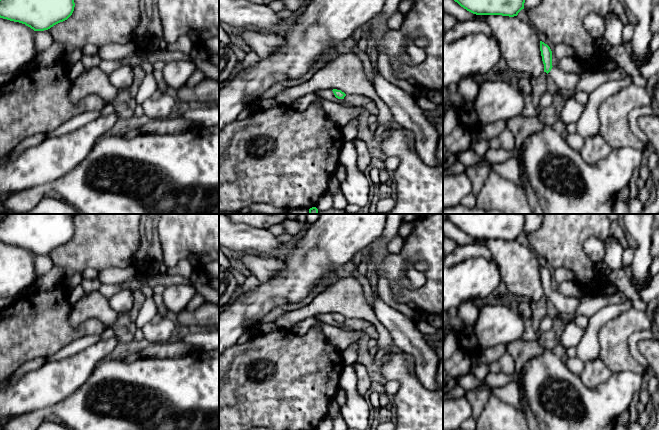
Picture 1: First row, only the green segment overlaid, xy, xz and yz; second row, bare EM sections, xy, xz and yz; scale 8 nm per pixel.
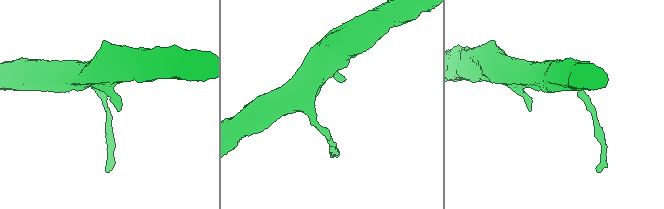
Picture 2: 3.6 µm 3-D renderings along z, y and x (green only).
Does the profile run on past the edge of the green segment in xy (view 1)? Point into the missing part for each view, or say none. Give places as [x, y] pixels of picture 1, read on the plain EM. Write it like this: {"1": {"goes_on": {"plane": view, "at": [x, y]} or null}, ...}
{"1": {"goes_on": null}}

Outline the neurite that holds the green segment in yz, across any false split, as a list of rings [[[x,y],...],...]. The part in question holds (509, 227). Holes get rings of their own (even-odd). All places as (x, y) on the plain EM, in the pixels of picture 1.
[[[447,214],[447,219],[476,239],[514,241],[525,227],[525,214]]]

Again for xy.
[[[8,214],[0,222],[0,242],[25,248],[34,255],[48,254],[72,239],[73,219],[73,214]]]

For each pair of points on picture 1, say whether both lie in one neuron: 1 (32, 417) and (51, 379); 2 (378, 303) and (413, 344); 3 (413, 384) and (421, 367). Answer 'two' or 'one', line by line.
1: two
2: one
3: two

